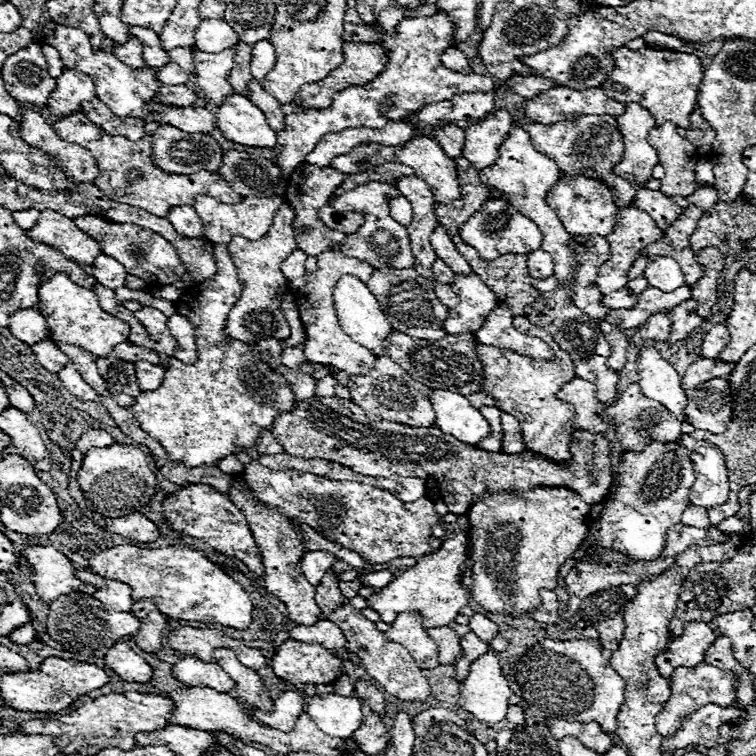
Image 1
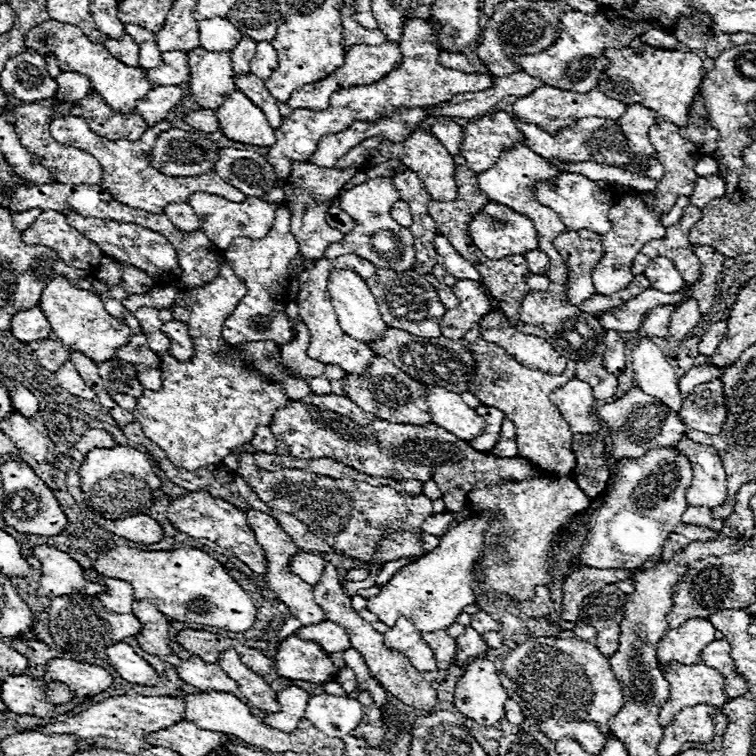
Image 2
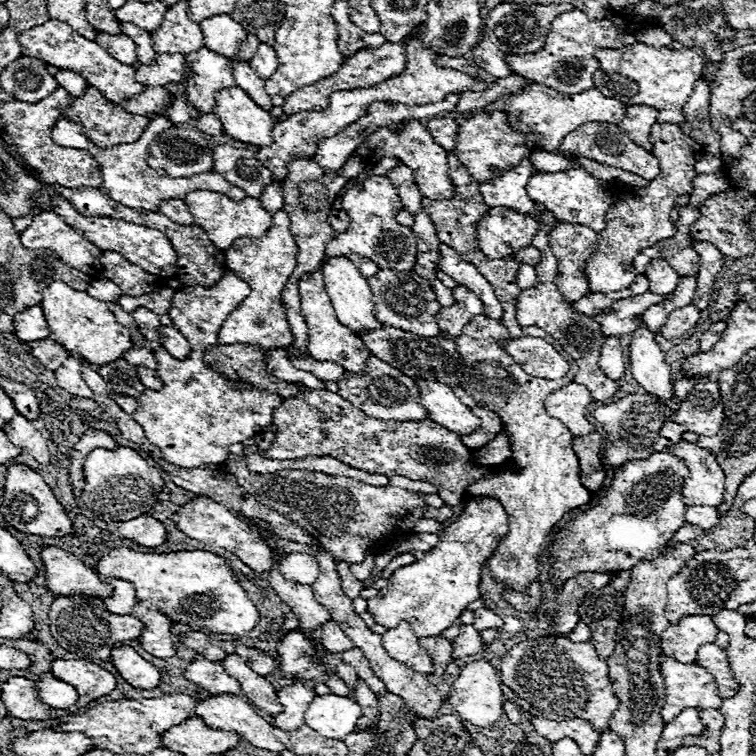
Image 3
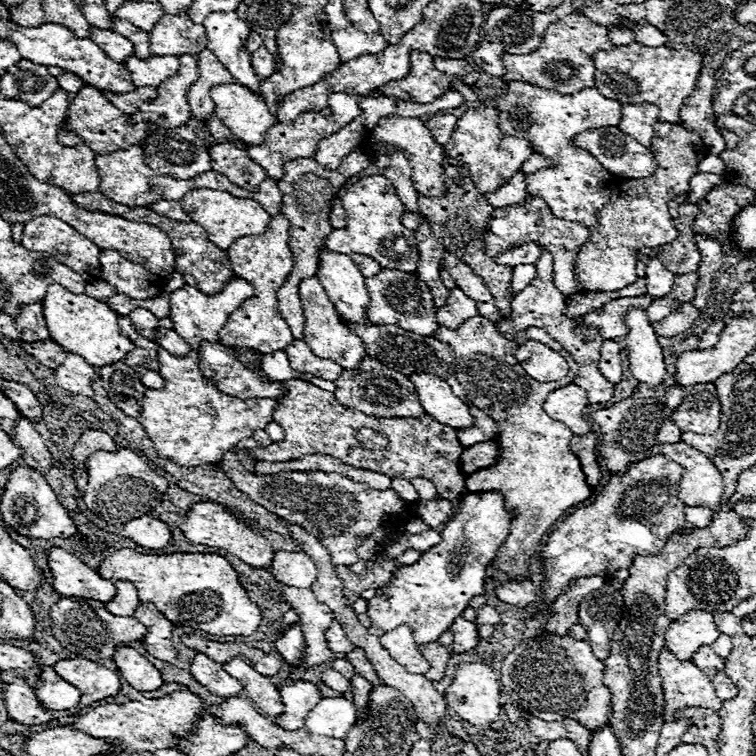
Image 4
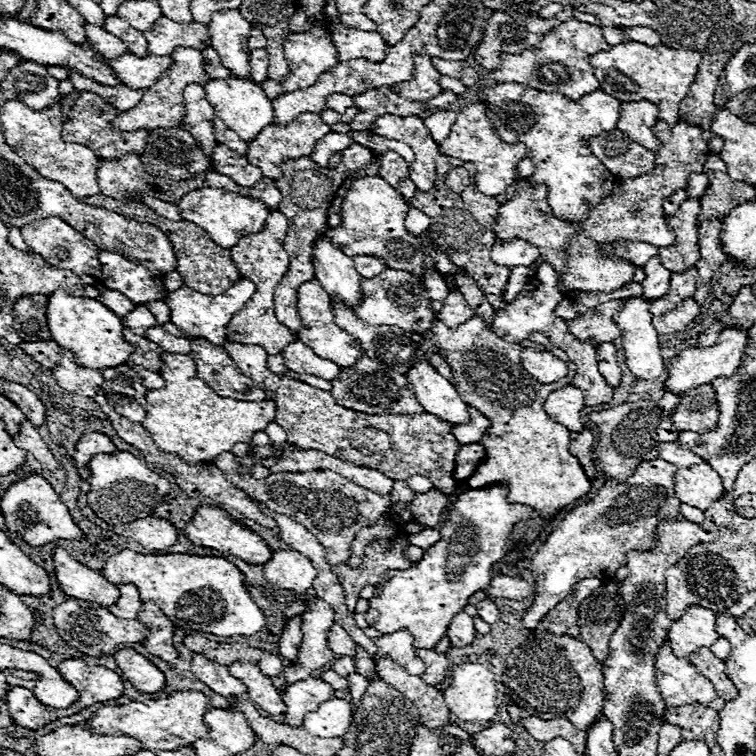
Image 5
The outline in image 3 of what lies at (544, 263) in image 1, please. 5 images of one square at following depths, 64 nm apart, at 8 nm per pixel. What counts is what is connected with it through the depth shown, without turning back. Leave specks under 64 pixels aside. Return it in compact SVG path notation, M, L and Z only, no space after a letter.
M526 246L526 248L522 248L522 250L518 250L516 254L512 254L512 258L520 258L520 262L524 264L530 264L530 266L536 266L538 262L540 262L540 258L542 258L542 254L540 254L540 250L538 248L534 248L534 246Z

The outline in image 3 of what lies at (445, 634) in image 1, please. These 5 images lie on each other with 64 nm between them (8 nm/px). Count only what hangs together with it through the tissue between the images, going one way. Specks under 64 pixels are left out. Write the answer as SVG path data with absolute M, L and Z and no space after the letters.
M436 636L436 638L420 640L420 646L424 646L428 656L432 658L432 664L434 664L432 674L442 676L446 670L446 664L452 660L452 644L448 640L442 640L440 636Z

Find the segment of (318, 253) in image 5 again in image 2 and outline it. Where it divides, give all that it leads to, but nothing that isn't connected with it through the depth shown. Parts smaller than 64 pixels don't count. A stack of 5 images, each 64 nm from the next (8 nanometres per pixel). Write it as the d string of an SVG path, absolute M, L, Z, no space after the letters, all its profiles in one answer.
M350 268L332 270L330 278L328 278L328 294L332 298L332 306L334 306L334 312L338 316L342 330L346 334L350 334L352 338L356 338L360 342L370 342L370 340L378 338L388 328L378 312L378 304L374 300L374 294L366 286L364 278L360 278L354 270L350 270Z

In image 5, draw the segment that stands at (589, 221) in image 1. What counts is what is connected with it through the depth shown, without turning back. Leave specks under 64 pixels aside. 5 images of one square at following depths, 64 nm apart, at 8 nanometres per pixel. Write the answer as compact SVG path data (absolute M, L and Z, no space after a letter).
M516 82L484 86L478 96L486 104L486 114L496 134L508 144L526 144L526 158L536 162L530 182L548 186L548 202L556 218L582 220L592 206L612 192L614 174L592 154L586 140L616 128L622 106L618 98L596 90L572 102L558 92L540 92Z

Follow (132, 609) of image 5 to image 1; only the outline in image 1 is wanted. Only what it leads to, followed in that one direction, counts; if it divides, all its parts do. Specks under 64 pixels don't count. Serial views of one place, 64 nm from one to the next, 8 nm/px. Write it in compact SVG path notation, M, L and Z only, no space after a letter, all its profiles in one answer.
M80 568L76 570L76 576L82 578L84 582L96 586L94 598L104 602L106 606L110 606L112 610L120 610L126 612L132 606L132 588L124 582L114 582L110 578L102 578L98 574L94 574L90 568Z

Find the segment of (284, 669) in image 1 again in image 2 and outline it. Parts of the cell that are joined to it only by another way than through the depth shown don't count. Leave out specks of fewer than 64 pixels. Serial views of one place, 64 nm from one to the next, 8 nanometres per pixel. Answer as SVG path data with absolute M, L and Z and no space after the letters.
M296 634L278 644L274 664L280 676L314 684L324 684L336 674L336 666L328 654L316 642L300 640Z

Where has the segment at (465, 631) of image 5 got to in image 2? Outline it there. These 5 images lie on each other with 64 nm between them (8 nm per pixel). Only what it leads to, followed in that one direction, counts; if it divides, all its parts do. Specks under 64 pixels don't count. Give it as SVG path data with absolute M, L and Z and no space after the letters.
M470 626L466 628L466 632L462 636L456 638L456 646L456 660L459 657L468 659L472 656L478 656L478 654L482 654L482 652L488 650L488 646L482 642L482 636L474 628L470 628Z

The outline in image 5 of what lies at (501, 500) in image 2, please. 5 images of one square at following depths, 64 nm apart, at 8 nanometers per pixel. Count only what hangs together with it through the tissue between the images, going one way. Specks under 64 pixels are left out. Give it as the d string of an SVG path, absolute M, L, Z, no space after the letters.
M470 318L458 328L450 328L444 322L436 320L422 336L432 340L438 346L440 354L446 358L448 366L452 368L454 386L464 402L480 410L492 422L488 434L484 434L484 442L480 442L486 450L484 462L476 466L474 474L468 478L468 486L484 488L508 482L508 502L528 504L544 516L544 520L528 520L524 524L518 524L512 534L516 546L524 546L524 542L534 542L544 526L554 520L560 508L590 492L588 476L584 474L580 462L568 452L570 430L552 422L542 408L552 390L568 386L572 382L572 378L576 376L576 364L568 360L566 352L550 343L544 334L532 334L532 342L546 346L553 355L568 364L566 378L552 384L540 384L524 370L520 362L520 354L524 348L520 344L504 342L500 336L488 330L480 318Z

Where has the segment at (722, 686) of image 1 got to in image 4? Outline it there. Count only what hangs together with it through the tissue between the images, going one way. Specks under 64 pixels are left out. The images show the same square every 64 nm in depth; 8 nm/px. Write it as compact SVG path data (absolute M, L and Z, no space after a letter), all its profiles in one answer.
M664 648L658 658L660 678L664 682L664 714L672 716L684 706L704 706L720 710L722 700L716 696L710 678L692 662L682 662Z

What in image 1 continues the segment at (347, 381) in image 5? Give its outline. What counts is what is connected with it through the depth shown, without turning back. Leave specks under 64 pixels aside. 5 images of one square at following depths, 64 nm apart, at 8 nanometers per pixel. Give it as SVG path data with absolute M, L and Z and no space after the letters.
M388 356L376 358L374 368L366 376L350 376L348 390L350 390L352 402L356 402L370 416L378 416L390 422L400 422L400 424L418 426L418 428L434 426L436 416L430 404L432 388L416 382L406 370L402 370Z

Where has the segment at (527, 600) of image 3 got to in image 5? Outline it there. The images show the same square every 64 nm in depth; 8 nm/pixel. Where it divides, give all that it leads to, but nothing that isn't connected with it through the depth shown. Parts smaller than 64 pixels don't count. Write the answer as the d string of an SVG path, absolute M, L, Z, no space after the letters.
M496 574L490 580L490 586L484 590L488 596L494 598L510 598L510 600L524 600L532 594L532 588L516 576L502 576Z

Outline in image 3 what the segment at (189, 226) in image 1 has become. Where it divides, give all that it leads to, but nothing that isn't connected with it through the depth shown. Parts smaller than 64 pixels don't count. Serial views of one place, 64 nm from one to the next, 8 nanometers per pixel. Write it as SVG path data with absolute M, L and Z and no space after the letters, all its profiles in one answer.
M168 200L162 202L158 206L158 210L162 214L168 214L168 218L172 218L172 222L178 222L182 226L192 226L194 224L194 216L190 214L190 210L186 208L186 204L182 200Z

